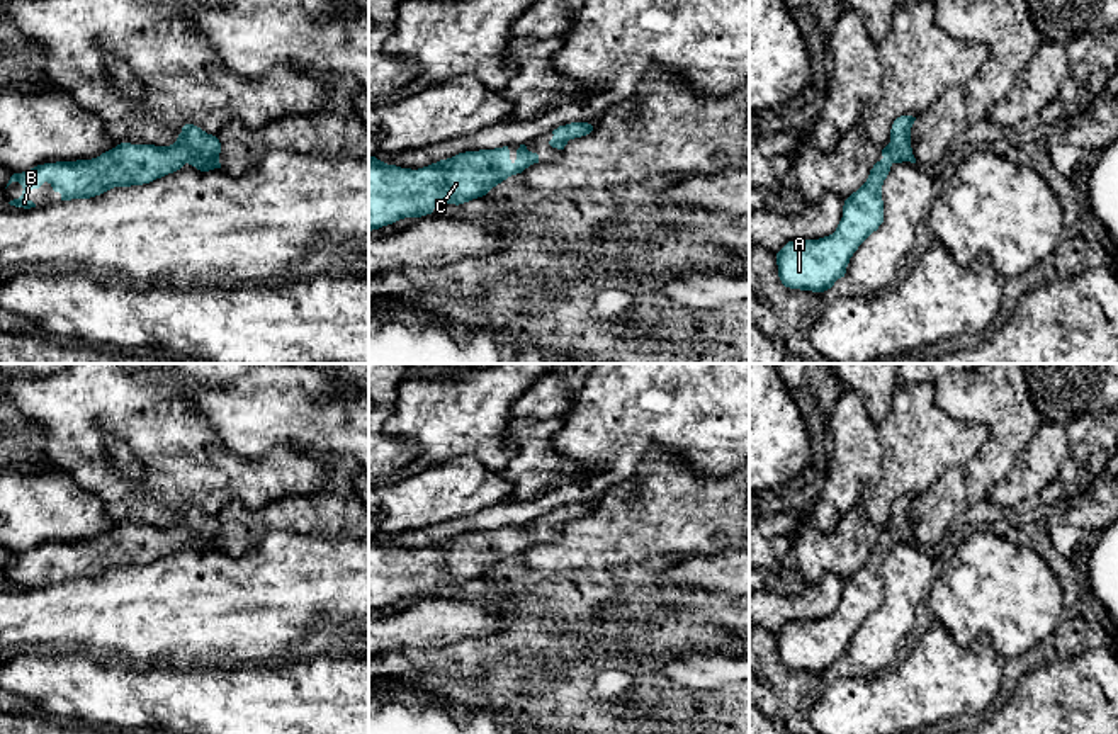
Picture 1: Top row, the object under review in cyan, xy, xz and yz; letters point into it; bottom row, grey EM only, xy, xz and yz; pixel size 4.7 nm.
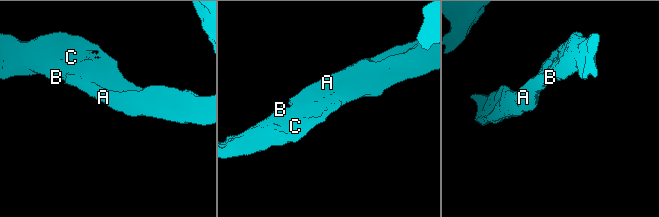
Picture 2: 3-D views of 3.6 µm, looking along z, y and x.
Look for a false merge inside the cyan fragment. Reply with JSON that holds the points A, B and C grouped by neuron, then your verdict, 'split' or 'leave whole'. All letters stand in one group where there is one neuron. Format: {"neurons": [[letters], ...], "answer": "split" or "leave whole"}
{"neurons": [["A", "B", "C"]], "answer": "leave whole"}

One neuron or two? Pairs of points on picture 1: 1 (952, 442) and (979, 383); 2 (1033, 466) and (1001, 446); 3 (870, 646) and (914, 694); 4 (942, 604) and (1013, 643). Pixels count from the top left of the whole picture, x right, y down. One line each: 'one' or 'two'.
1: two
2: two
3: two
4: one

